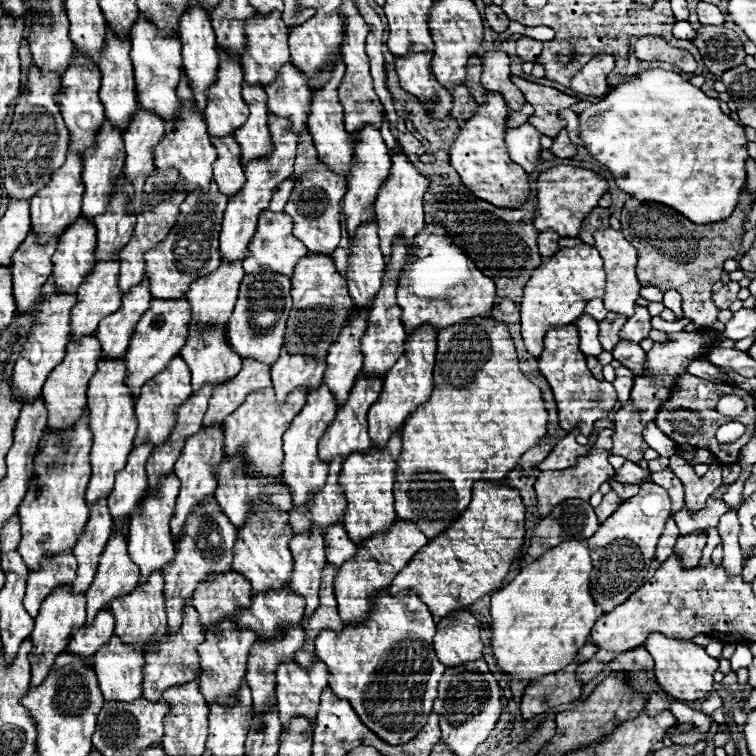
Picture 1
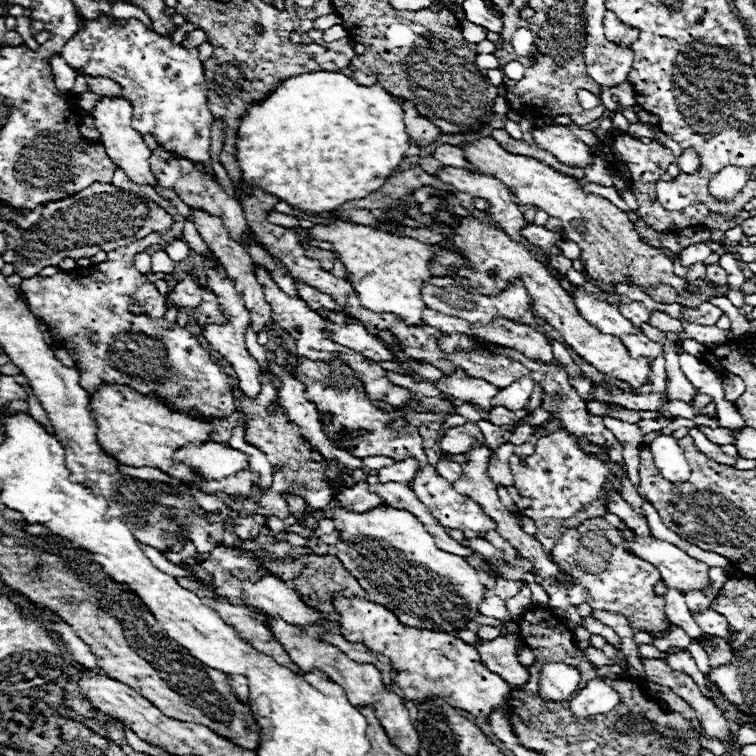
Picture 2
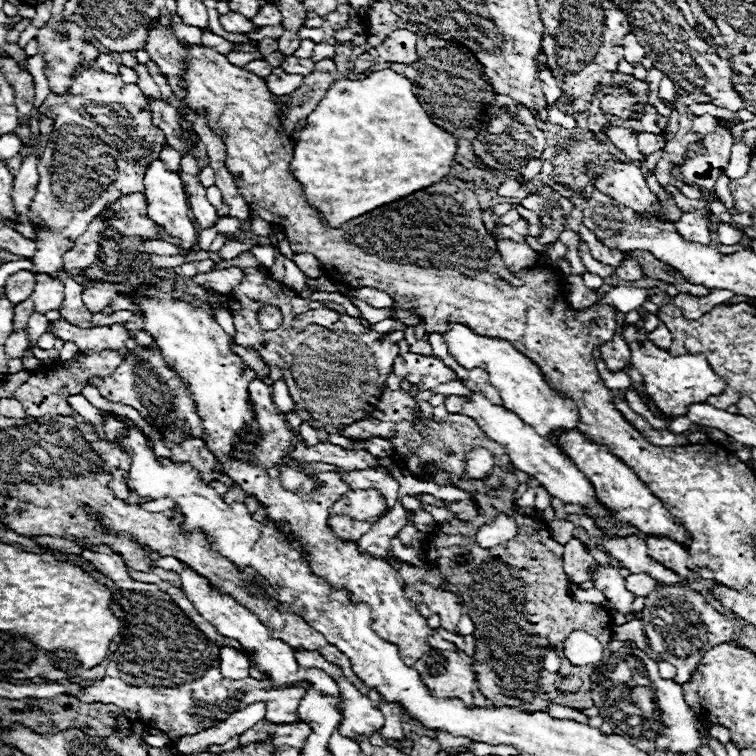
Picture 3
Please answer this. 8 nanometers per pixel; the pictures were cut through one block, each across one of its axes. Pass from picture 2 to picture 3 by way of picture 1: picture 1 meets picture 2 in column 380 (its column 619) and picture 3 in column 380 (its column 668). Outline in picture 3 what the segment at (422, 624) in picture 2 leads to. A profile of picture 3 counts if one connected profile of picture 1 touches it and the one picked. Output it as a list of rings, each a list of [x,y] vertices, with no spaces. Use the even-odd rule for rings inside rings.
[[[350,490],[332,506],[334,514],[346,514],[356,520],[378,520],[384,516],[384,500],[374,490]]]

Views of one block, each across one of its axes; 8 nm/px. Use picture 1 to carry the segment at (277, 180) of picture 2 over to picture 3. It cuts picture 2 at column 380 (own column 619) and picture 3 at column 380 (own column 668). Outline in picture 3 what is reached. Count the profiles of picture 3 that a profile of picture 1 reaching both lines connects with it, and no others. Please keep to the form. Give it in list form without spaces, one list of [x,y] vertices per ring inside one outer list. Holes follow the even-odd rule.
[[[380,70],[360,80],[338,80],[308,116],[308,126],[294,146],[292,174],[300,180],[304,196],[324,212],[328,224],[340,228],[344,222],[372,212],[384,204],[424,190],[450,174],[456,154],[456,138],[436,126],[412,92],[414,84],[394,70]]]

